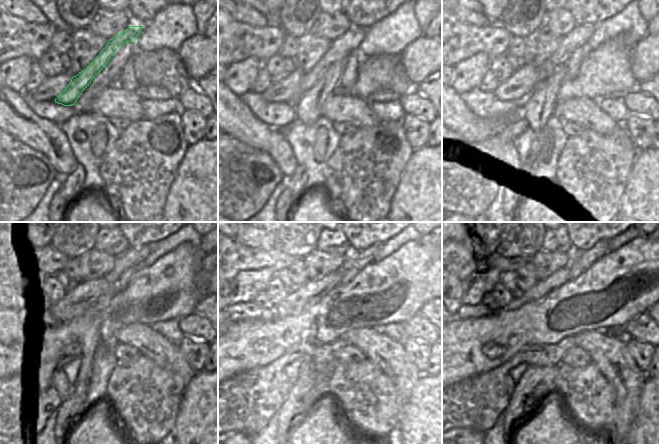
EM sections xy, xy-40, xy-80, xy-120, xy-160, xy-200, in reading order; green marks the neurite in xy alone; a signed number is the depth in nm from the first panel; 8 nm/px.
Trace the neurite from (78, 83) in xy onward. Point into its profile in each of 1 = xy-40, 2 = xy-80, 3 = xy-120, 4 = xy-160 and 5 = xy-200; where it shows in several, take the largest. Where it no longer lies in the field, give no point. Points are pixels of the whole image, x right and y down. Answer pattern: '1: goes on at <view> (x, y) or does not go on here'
1: goes on at xy-40 (346, 46)
2: goes on at xy-80 (570, 52)
3: goes on at xy-120 (128, 264)
4: goes on at xy-160 (356, 261)
5: goes on at xy-200 (585, 260)

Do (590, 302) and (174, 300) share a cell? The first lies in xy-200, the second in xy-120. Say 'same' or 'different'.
same

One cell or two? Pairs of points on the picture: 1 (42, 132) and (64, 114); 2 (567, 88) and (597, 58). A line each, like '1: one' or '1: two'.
1: two
2: one

